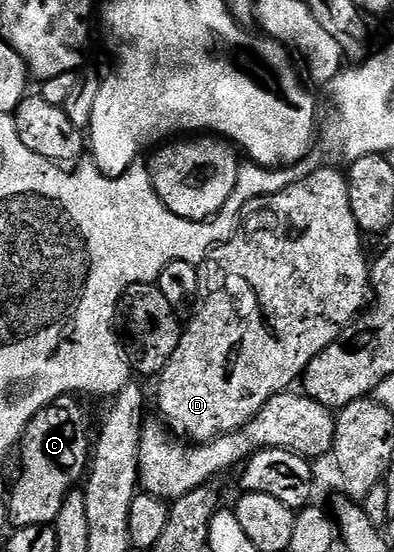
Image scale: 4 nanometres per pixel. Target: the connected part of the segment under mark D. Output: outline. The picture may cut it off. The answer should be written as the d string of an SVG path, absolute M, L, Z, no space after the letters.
M321 166L309 171L308 175L297 179L280 192L272 196L255 196L244 207L242 223L231 240L221 244L211 253L210 263L203 273L202 295L199 297L200 309L192 316L192 321L183 325L178 350L170 358L170 362L158 377L160 385L156 388L156 404L164 415L163 423L171 431L182 436L185 441L193 445L206 444L209 440L215 440L217 436L229 436L231 432L237 432L242 426L246 426L260 413L262 406L270 402L272 396L278 396L281 392L287 392L293 387L292 383L303 377L306 366L326 350L338 339L344 329L369 307L373 299L372 270L370 256L364 253L365 237L360 231L358 222L354 218L354 210L350 210L350 194L348 193L348 178L343 171L336 168Z

